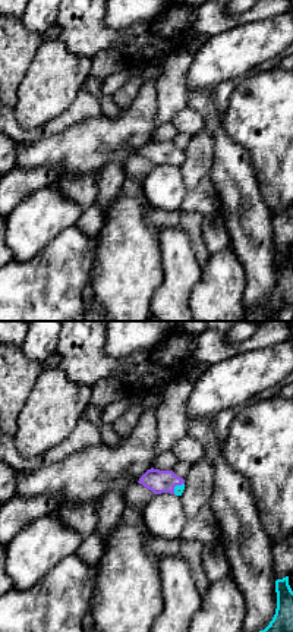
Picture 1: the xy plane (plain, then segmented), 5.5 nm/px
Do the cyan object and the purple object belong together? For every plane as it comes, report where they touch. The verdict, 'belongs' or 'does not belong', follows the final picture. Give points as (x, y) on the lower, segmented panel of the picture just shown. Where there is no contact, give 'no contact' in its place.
(176, 486)

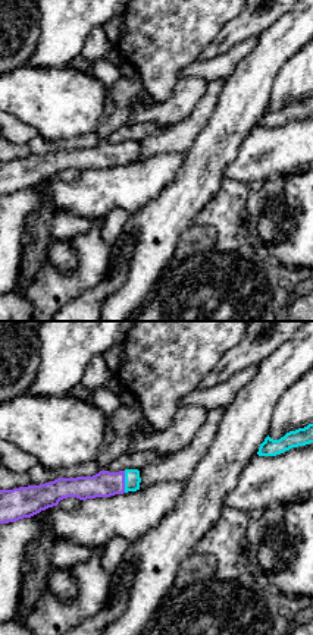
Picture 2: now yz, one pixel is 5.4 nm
(125, 481)

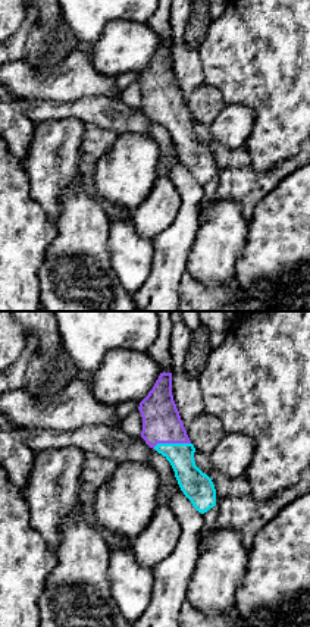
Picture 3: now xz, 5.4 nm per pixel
(171, 444)

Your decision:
belongs

